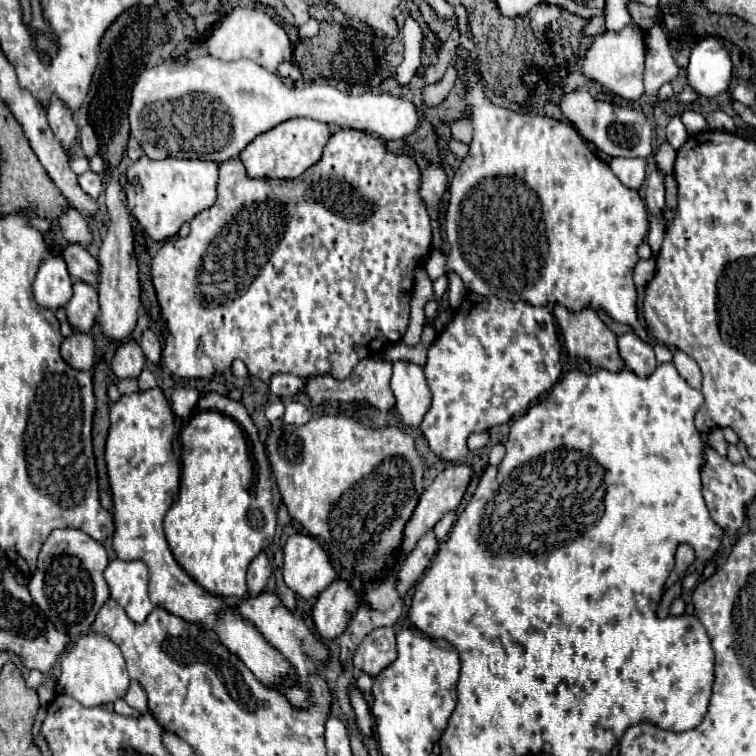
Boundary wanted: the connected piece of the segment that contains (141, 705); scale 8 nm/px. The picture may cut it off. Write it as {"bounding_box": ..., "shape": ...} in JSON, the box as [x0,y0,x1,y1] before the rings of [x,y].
{"bounding_box":[123,682,147,712],"shape":[[[131,682],[129,684],[129,690],[127,690],[127,694],[125,694],[125,698],[123,698],[131,708],[135,708],[135,710],[139,710],[139,712],[145,712],[147,710],[147,698],[145,698],[145,690],[139,686],[139,682]]]}

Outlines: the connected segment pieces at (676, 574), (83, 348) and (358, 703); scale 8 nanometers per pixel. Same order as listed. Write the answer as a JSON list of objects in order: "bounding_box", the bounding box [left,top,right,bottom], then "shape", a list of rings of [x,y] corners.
[{"bounding_box":[667,544,695,586],"shape":[[[681,544],[681,546],[677,548],[677,552],[675,552],[675,568],[673,568],[673,572],[669,574],[667,586],[673,586],[677,580],[681,580],[681,578],[685,576],[687,568],[693,564],[693,560],[695,560],[693,548],[691,548],[689,544]]]},{"bounding_box":[61,332,95,370],"shape":[[[73,332],[63,340],[61,356],[75,370],[91,370],[95,364],[95,342],[89,334]]]},{"bounding_box":[349,684,373,736],"shape":[[[355,684],[349,686],[349,700],[351,700],[351,708],[355,712],[355,720],[357,720],[359,730],[365,736],[371,736],[373,734],[373,720],[371,720],[371,714],[369,714],[369,706],[367,706],[361,690]]]}]

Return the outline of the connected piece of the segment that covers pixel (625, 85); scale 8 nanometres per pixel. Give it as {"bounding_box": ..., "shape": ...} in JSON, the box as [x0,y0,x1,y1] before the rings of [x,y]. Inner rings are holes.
{"bounding_box":[557,26,645,100],"shape":[[[627,26],[623,32],[613,34],[613,32],[603,32],[601,36],[595,38],[591,48],[587,50],[587,56],[579,60],[579,64],[571,64],[565,68],[557,70],[557,76],[565,76],[569,70],[579,70],[585,76],[597,80],[603,84],[607,90],[613,94],[625,98],[625,100],[639,100],[643,96],[643,62],[645,62],[645,42],[643,34],[635,26]]]}

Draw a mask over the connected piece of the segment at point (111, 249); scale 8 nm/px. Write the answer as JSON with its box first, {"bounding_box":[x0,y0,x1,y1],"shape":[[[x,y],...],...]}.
{"bounding_box":[91,154,139,342],"shape":[[[95,154],[91,158],[91,170],[105,176],[107,190],[105,190],[105,204],[109,210],[109,228],[107,236],[103,240],[103,246],[99,250],[99,264],[101,264],[101,278],[99,278],[99,316],[97,324],[101,328],[101,334],[109,342],[125,342],[129,340],[135,322],[137,322],[137,310],[139,310],[139,274],[137,274],[137,260],[133,252],[133,228],[131,228],[131,212],[127,208],[127,196],[123,192],[123,182],[113,176],[103,156]]]}

